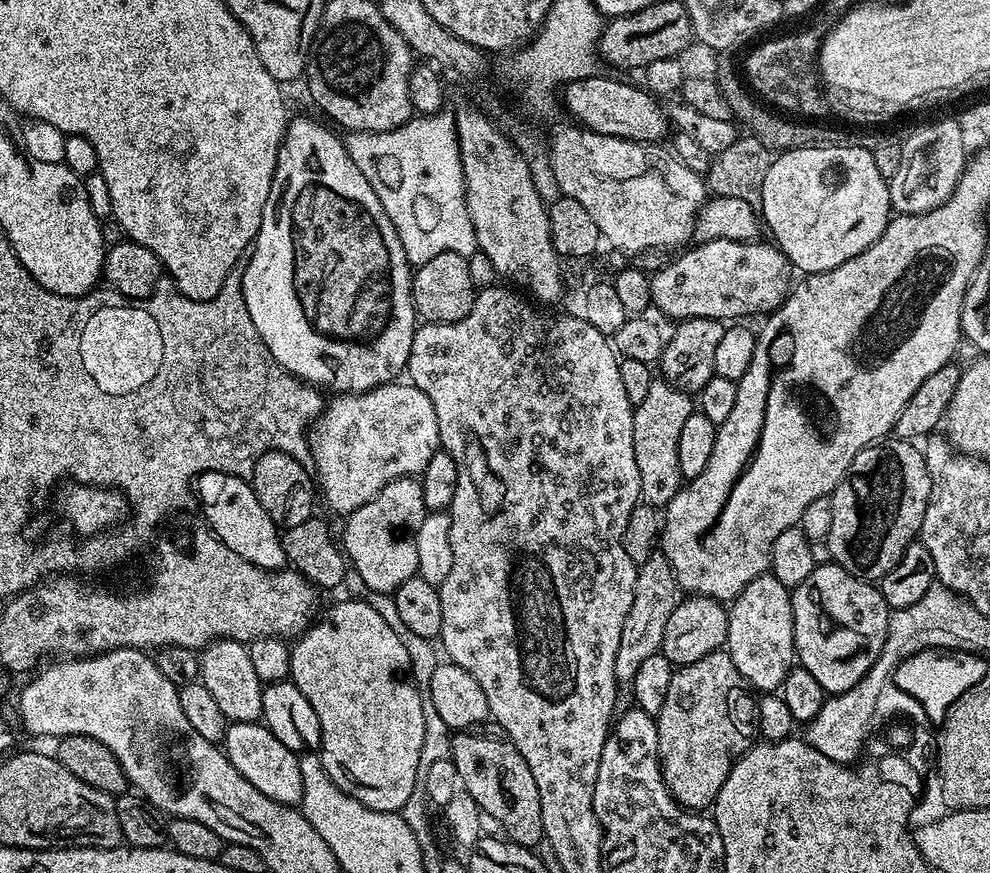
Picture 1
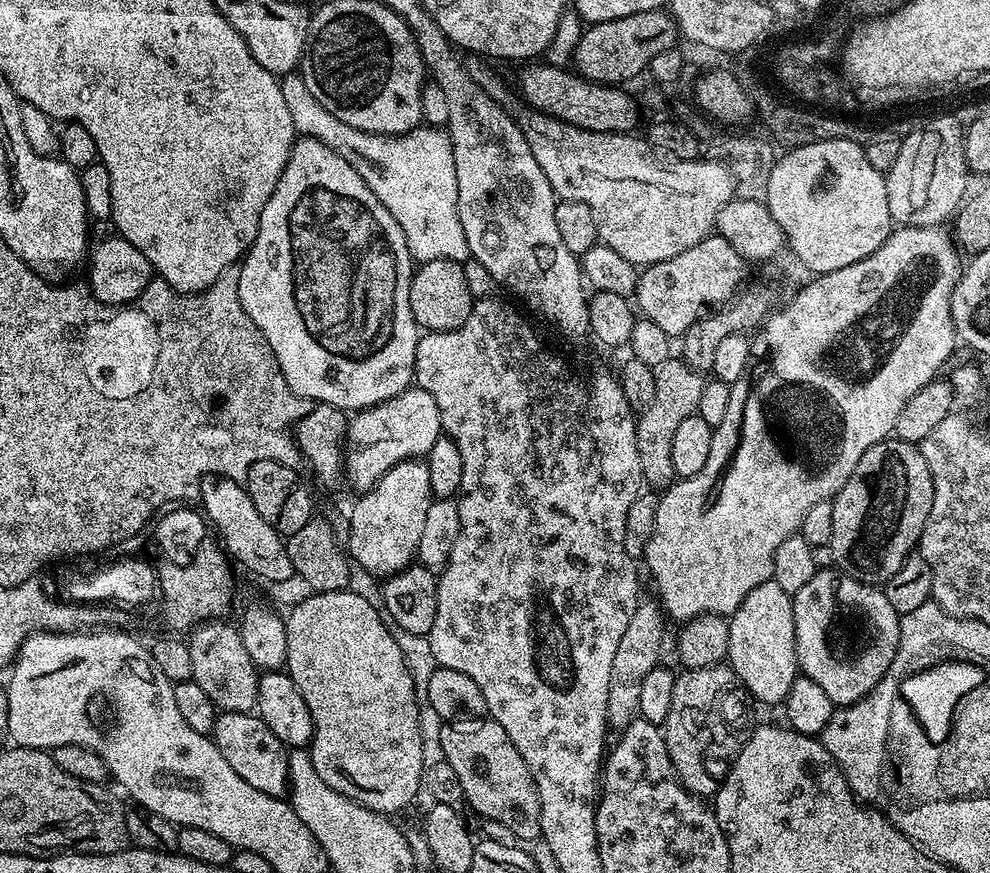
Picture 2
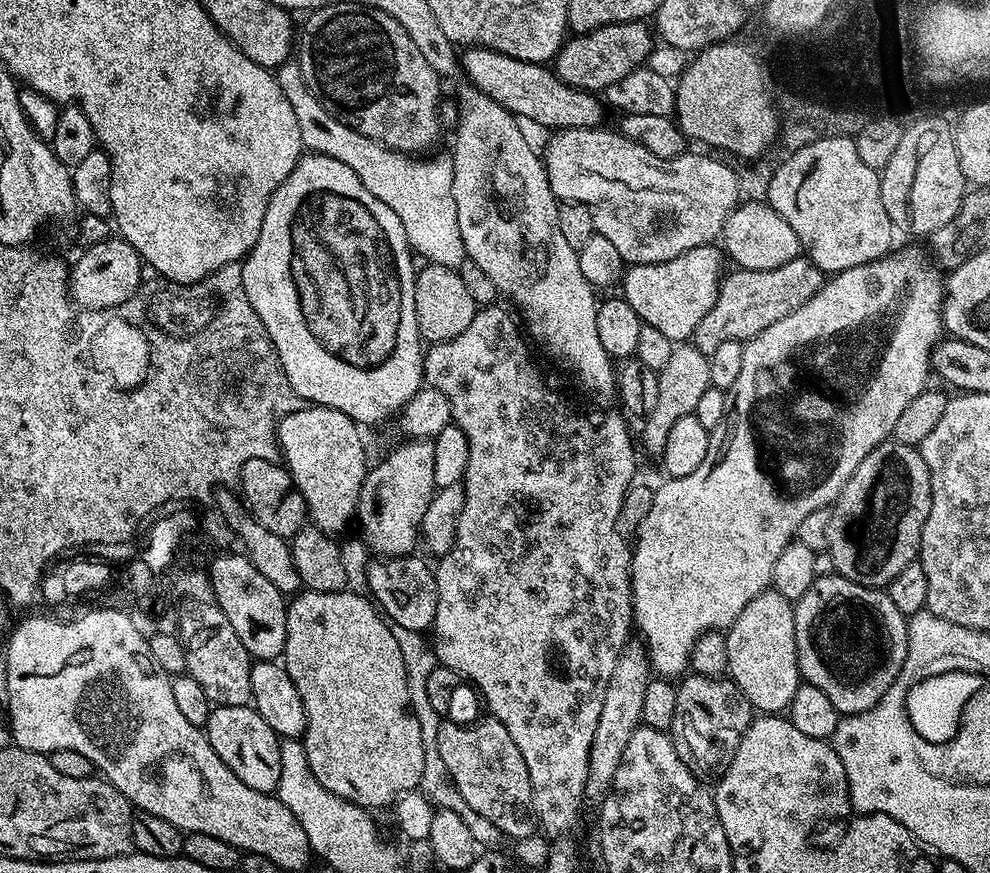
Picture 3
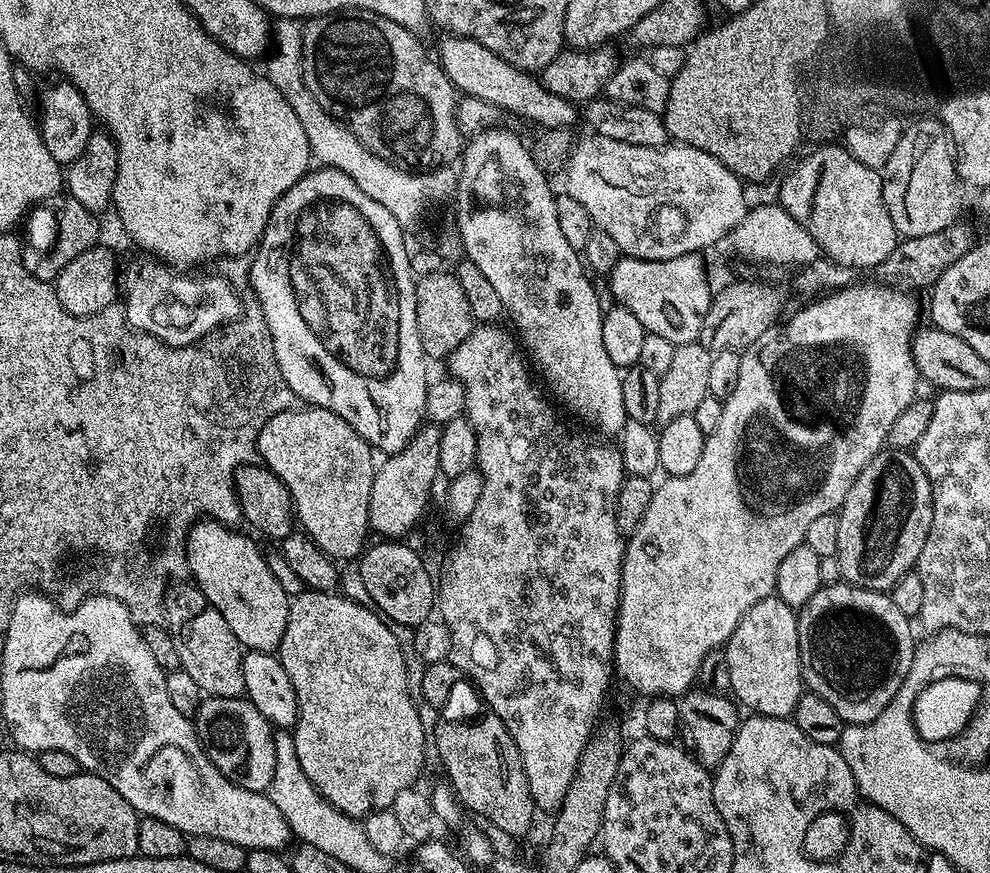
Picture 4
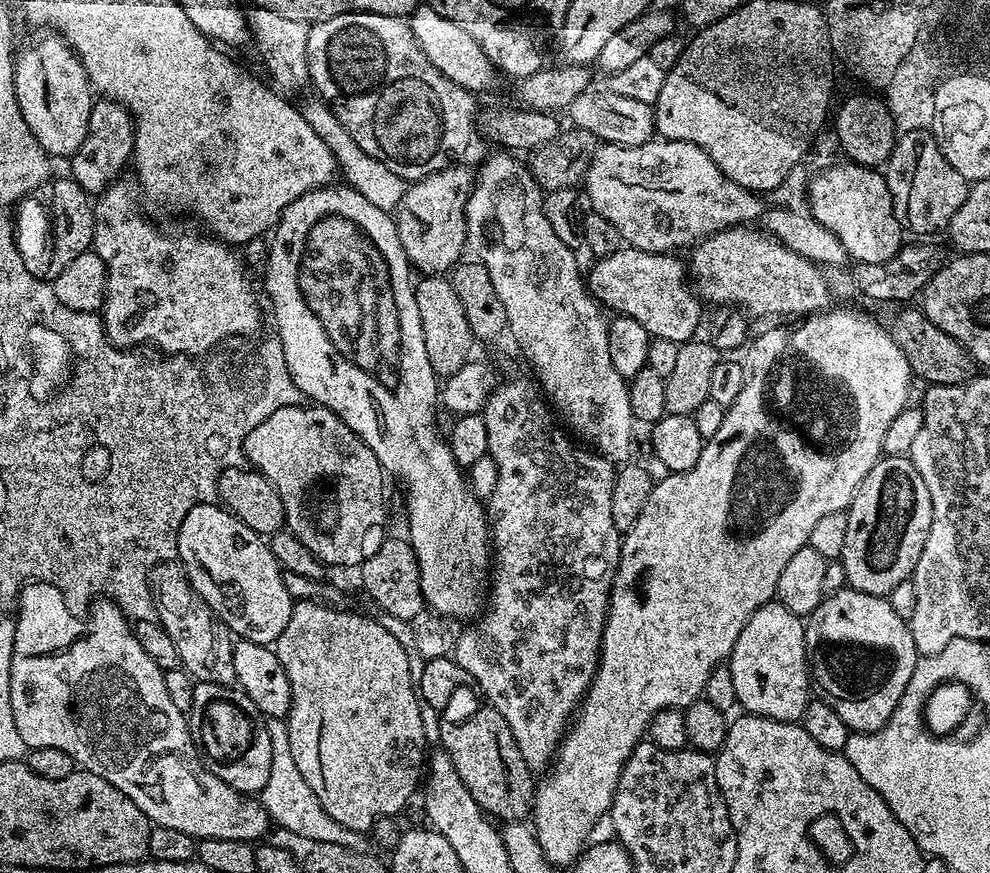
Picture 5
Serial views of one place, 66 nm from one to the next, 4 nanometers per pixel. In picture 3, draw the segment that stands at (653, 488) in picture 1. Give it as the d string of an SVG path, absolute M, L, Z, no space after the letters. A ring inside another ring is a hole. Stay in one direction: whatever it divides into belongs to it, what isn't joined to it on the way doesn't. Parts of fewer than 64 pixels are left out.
M680 342L675 345L670 354L669 361L666 366L662 366L658 378L658 402L654 406L654 410L650 410L650 414L643 421L644 424L644 448L650 455L656 458L663 457L666 450L666 438L670 435L670 429L674 426L674 422L678 422L678 418L693 415L698 406L698 401L702 399L702 394L710 386L710 366L708 365L708 357L704 356L702 350L696 348L692 342Z

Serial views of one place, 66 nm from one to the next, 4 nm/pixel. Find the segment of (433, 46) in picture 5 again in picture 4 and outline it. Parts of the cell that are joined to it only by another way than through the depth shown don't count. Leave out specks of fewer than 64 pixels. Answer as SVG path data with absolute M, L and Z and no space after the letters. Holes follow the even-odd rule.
M461 34L445 36L448 37L440 44L438 63L442 71L450 78L457 93L492 103L502 109L503 113L522 116L538 124L538 128L542 130L575 125L575 120L578 120L577 105L573 101L554 94L531 71L524 71L504 61L498 54L488 50L479 40L472 40Z

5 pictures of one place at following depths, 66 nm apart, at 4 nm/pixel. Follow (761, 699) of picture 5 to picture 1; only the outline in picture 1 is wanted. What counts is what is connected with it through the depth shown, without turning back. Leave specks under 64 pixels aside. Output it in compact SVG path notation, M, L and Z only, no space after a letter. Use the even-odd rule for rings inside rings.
M771 574L754 578L754 582L747 584L739 592L735 600L731 601L728 608L728 639L726 641L726 650L730 654L734 666L738 666L738 674L742 674L742 678L757 693L775 693L780 685L783 684L786 674L794 667L797 655L796 639L794 638L792 593L789 588L782 586L782 582L778 582L778 578L774 578Z

